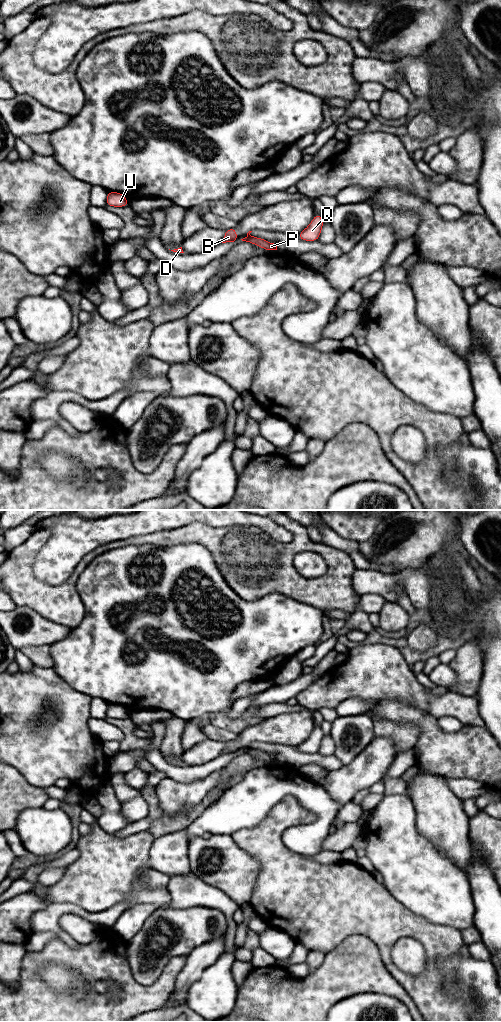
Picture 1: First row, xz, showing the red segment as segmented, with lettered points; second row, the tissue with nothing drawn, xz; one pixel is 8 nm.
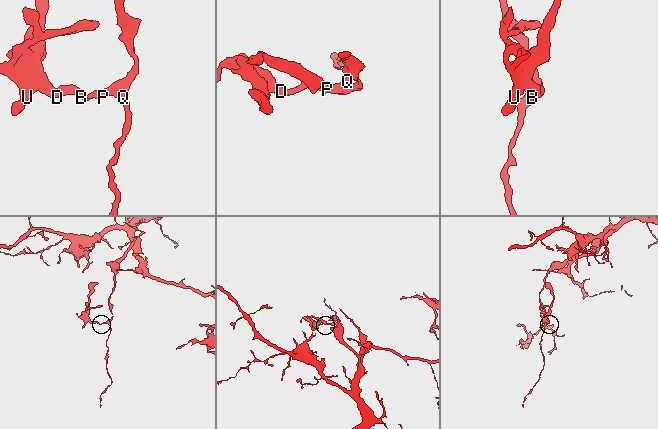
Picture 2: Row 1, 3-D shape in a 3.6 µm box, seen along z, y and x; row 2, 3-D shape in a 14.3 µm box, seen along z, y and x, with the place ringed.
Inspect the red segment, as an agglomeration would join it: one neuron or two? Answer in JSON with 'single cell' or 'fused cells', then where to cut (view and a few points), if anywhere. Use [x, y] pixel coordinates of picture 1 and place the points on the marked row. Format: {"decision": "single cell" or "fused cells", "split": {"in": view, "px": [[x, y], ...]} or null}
{"decision": "fused cells", "split": {"in": "xz", "px": [[249, 234], [247, 236]]}}

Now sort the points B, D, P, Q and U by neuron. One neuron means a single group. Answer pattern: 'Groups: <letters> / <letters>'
Groups: B D U / P Q

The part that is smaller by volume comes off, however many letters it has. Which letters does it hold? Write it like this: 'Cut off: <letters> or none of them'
Cut off: B, D, U

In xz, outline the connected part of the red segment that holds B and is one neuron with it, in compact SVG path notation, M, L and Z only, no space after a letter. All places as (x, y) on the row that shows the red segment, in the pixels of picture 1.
M230 228L228 230L225 231L225 235L224 235L224 238L222 240L222 243L226 243L226 242L229 242L229 243L234 243L234 242L237 242L238 239L237 239L237 232L236 232L236 228Z

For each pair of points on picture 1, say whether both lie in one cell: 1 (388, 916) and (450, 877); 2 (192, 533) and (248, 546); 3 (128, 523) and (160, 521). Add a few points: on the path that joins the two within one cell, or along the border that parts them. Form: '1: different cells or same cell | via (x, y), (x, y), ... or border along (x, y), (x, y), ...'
1: different cells | border along (387, 890), (404, 906), (424, 919)
2: same cell | via (206, 536), (228, 546), (234, 546)
3: same cell | via (136, 523), (152, 521)

